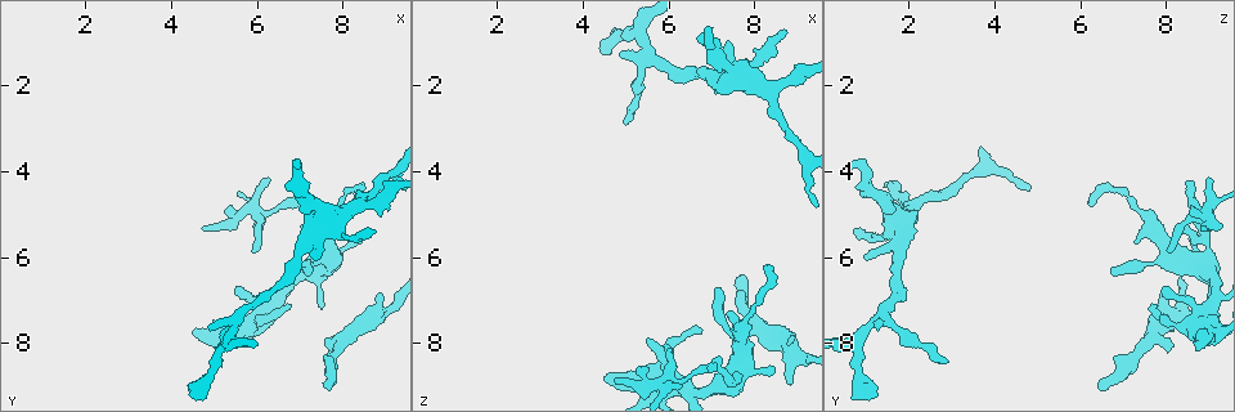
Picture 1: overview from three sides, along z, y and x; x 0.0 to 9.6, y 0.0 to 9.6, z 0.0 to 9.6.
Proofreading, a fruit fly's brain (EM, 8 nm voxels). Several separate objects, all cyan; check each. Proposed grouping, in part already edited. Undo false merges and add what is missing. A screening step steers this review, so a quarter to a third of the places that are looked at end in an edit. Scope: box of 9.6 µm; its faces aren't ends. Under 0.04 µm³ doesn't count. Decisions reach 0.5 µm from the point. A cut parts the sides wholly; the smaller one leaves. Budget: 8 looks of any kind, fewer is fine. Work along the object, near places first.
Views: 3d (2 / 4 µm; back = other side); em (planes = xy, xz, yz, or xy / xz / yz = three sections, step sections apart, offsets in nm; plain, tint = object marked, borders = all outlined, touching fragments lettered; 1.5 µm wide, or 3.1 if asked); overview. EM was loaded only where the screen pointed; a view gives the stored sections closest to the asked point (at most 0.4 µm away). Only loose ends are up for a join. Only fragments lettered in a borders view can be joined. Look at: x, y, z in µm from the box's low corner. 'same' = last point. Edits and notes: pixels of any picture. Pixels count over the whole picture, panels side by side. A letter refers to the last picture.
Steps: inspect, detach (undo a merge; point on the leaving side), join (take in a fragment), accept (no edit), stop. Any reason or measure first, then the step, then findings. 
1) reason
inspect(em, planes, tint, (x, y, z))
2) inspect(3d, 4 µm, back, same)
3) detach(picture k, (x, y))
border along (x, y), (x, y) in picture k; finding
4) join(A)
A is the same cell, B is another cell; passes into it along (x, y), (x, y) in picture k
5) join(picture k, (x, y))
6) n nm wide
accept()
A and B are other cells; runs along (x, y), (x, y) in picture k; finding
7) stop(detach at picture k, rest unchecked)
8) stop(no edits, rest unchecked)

free end
inspect(3d, 4 µm, (8.75, 5.45, 0.75))

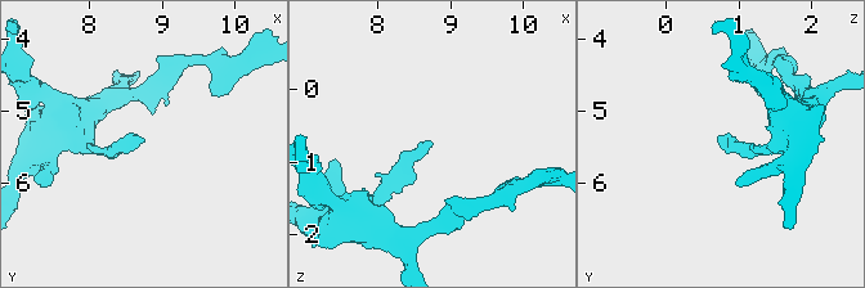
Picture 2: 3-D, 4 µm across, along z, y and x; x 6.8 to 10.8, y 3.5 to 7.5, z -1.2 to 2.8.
inspect(em, planes, plain, (8.75, 5.40, 0.65))

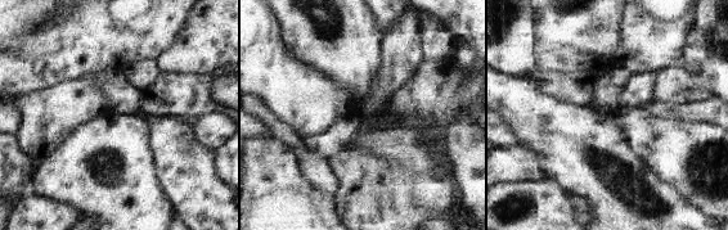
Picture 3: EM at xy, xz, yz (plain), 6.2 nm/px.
see the neighbours
inspect(em, planes, borders, same)

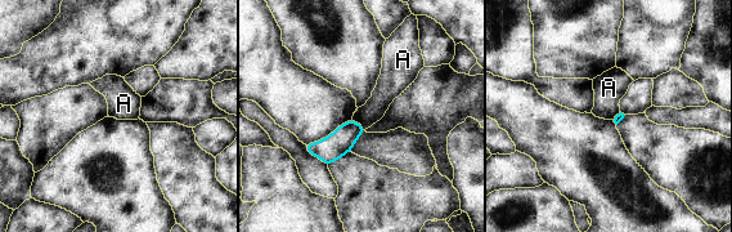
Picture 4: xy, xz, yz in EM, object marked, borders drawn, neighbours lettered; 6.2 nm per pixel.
A touches over 100 nm
accept()
A is another cell; no lettered fragment goes on from it

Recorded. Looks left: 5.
free end
inspect(em, xy, step 8, borders, (4.55, 7.75, 8.75))

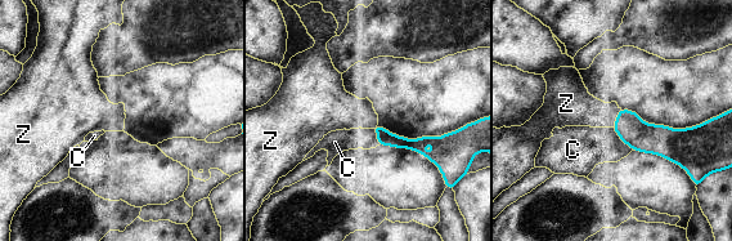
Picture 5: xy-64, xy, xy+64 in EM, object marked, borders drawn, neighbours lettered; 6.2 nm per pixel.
another direction
inspect(em, planes, borders, same)

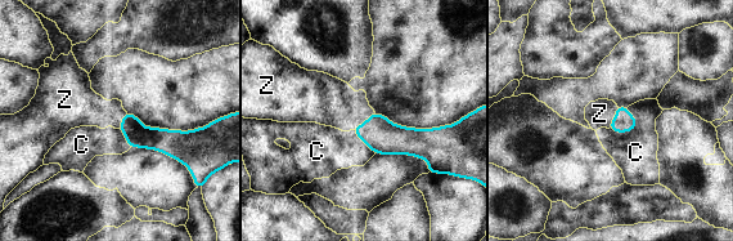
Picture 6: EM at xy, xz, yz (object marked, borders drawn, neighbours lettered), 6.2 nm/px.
join(Z)
Z is the same cell, C is another cell; passes into it along (381, 135), (363, 123), (329, 101) in picture 6; the neuron continues

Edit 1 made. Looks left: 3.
stop(join at picture 6, rest unchecked)

